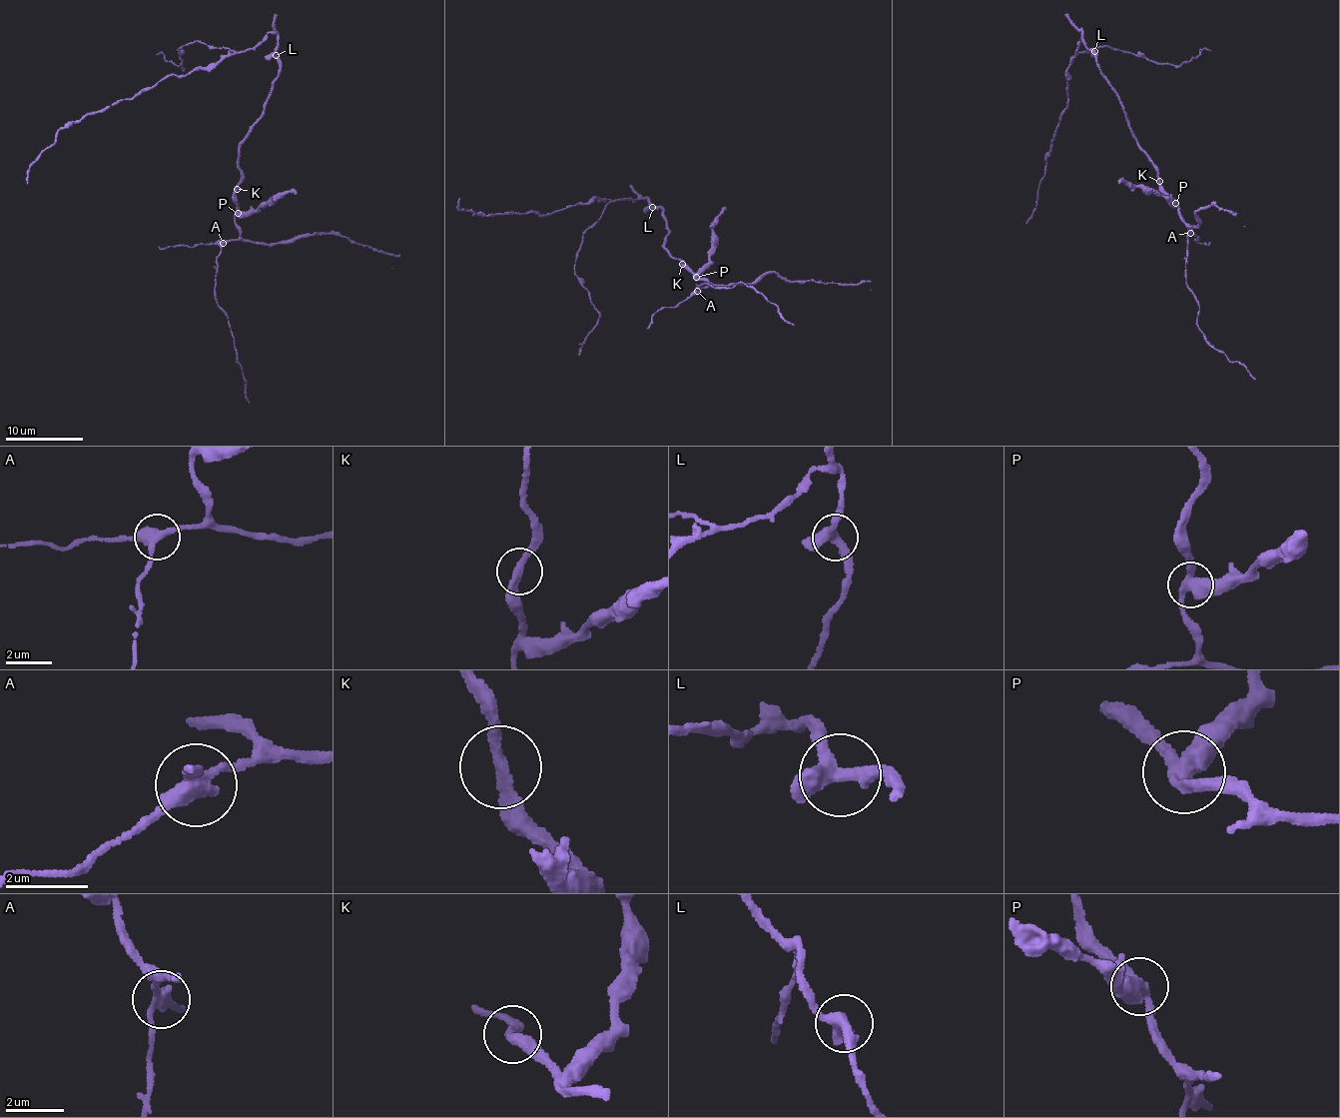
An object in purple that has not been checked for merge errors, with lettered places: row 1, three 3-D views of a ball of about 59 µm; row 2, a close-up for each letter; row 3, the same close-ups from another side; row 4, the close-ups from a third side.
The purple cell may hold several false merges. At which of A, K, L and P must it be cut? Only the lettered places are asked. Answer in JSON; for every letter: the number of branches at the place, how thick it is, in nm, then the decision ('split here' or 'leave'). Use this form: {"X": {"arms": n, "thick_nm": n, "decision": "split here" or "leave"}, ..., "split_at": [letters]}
{"A": {"arms": 3, "thick_nm": 360, "decision": "split here"}, "K": {"arms": 2, "thick_nm": 280, "decision": "leave"}, "L": {"arms": 3, "thick_nm": 360, "decision": "leave"}, "P": {"arms": 3, "thick_nm": 400, "decision": "split here"}, "split_at": ["A", "P"]}

